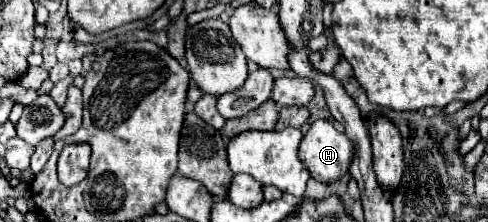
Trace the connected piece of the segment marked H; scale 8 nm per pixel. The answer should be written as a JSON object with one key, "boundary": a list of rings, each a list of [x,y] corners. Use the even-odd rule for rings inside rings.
{"boundary":[[[314,121],[300,143],[300,159],[318,181],[332,183],[348,173],[354,145],[328,121]]]}

